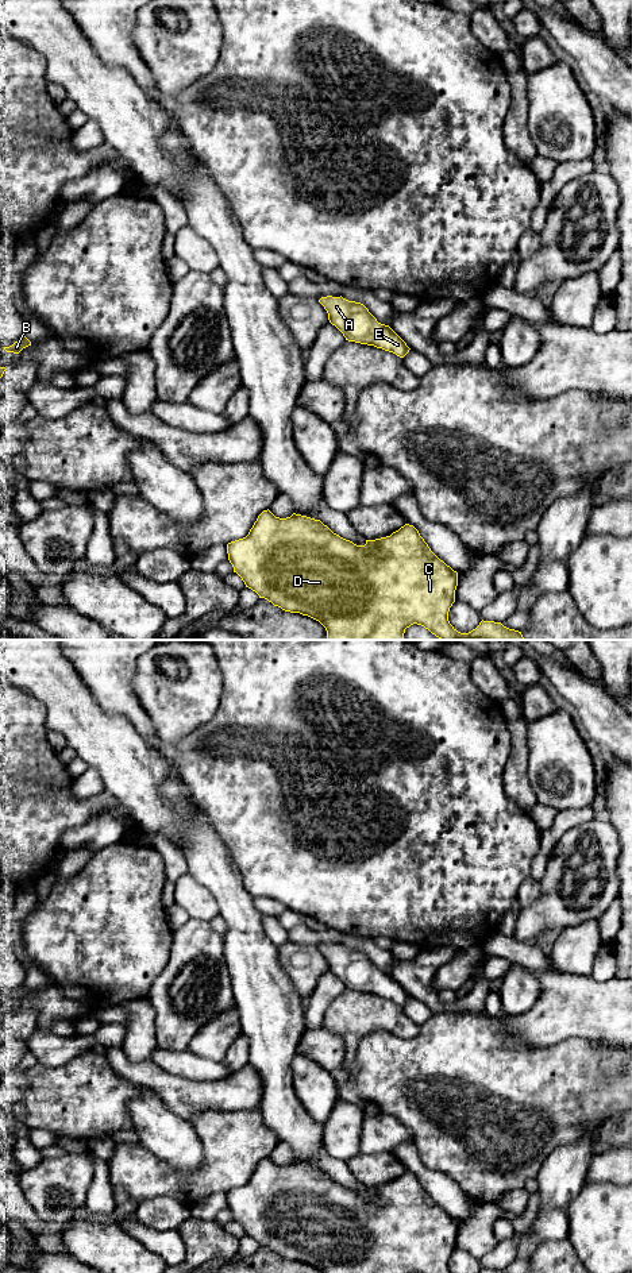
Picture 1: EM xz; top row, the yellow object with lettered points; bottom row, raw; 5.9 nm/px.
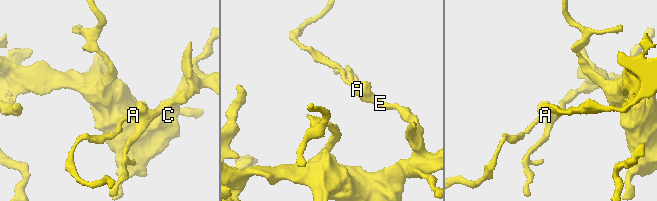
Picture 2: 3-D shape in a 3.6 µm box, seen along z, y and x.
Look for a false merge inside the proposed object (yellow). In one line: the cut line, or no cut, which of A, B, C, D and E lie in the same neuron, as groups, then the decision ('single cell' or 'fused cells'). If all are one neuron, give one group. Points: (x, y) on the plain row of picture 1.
no cut | A B C D E | single cell

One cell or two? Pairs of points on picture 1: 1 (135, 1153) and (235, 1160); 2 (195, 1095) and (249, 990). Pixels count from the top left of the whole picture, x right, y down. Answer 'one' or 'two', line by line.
1: one
2: two

